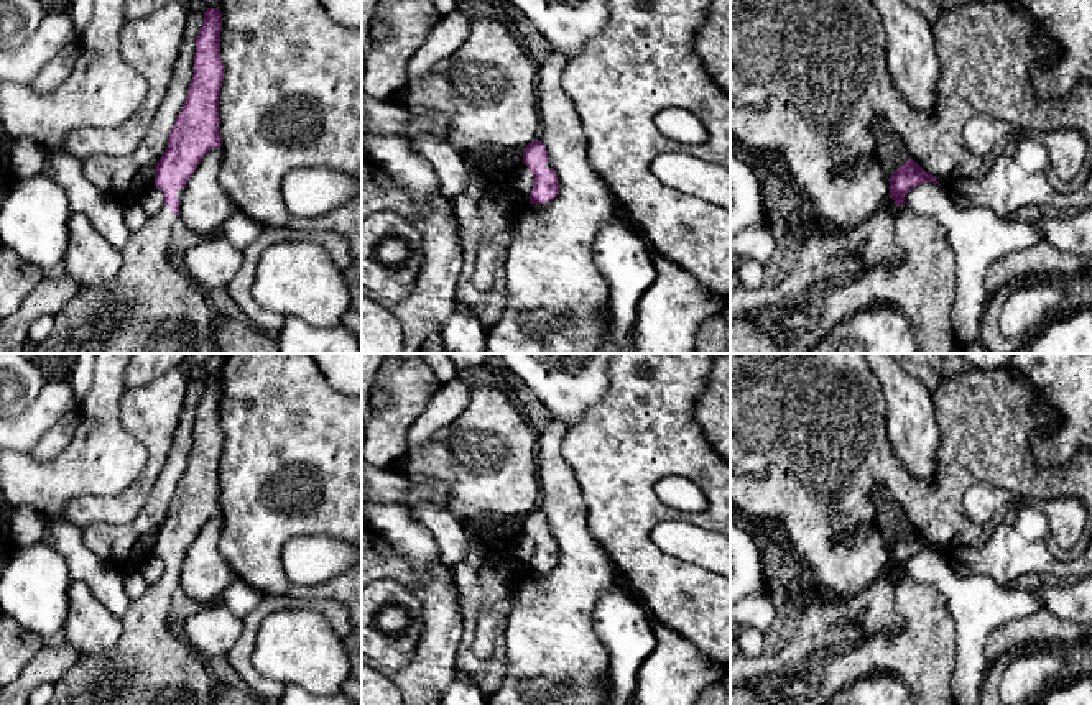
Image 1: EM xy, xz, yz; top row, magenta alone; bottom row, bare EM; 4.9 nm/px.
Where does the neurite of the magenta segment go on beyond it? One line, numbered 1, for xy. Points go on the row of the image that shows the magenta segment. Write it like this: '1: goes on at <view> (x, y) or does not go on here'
1: goes on at xy (148, 294)

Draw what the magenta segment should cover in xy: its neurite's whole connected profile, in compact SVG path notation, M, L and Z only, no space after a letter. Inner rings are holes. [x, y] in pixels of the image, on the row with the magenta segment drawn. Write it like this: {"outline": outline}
{"outline": "M207 8L196 38L194 74L187 99L169 133L166 153L156 163L155 186L163 191L164 205L148 217L136 233L132 233L122 248L118 274L102 286L81 289L53 316L51 335L35 343L28 353L151 353L155 339L164 329L181 330L191 345L191 353L219 353L214 342L217 312L207 293L169 263L169 243L191 174L212 148L222 146L219 94L225 69L220 58L220 31L220 10Z"}

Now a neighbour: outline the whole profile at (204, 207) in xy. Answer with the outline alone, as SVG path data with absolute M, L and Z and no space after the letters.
M212 148L183 191L179 219L189 230L202 237L220 232L224 222L237 210L219 181L222 159L224 148Z

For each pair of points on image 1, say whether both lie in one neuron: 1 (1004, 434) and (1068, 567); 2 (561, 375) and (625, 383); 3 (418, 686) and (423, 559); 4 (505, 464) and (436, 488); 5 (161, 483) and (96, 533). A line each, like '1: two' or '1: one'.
1: two
2: two
3: two
4: two
5: one

